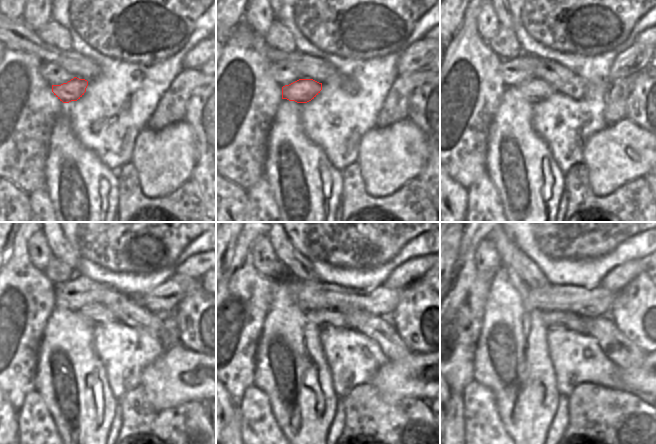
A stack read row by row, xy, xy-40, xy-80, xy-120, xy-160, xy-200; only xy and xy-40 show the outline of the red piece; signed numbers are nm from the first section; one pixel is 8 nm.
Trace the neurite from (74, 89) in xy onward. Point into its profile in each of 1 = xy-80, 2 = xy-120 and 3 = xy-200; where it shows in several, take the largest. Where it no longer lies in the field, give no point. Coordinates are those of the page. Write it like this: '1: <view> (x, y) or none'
1: xy-80 (534, 91)
2: xy-120 (95, 314)
3: xy-200 (552, 319)

